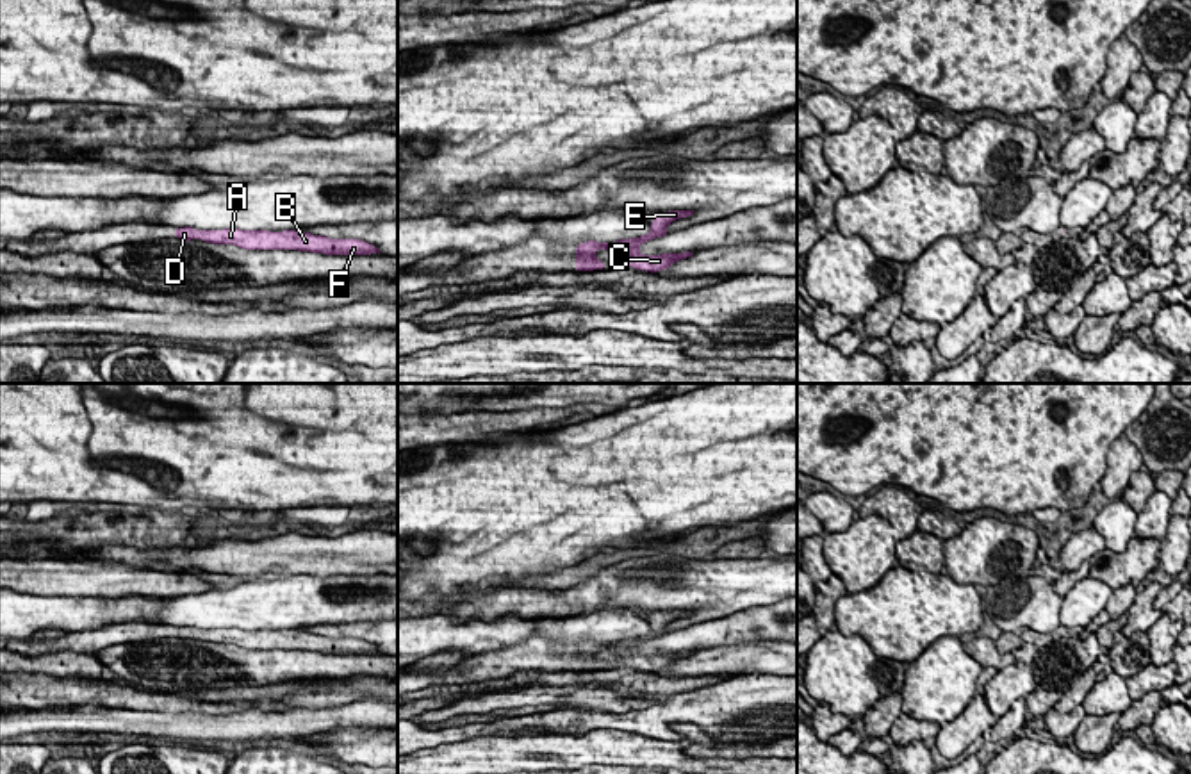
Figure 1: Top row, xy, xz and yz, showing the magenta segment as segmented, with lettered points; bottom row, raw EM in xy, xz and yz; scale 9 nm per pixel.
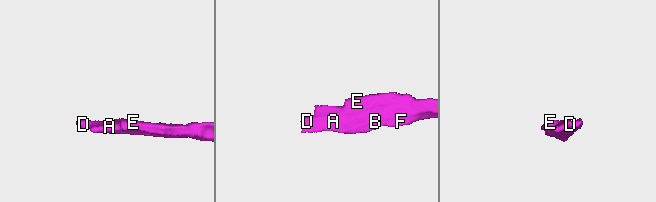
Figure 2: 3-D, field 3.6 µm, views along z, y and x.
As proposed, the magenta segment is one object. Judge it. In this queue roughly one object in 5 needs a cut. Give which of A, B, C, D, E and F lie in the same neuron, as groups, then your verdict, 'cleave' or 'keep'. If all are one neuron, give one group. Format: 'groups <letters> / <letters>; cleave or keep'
groups A B C D E F; keep

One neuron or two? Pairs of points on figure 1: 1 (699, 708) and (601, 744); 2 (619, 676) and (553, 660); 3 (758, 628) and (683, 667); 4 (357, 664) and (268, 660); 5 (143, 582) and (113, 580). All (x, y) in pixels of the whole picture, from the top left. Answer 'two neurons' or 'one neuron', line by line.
1: two neurons
2: two neurons
3: two neurons
4: one neuron
5: one neuron

